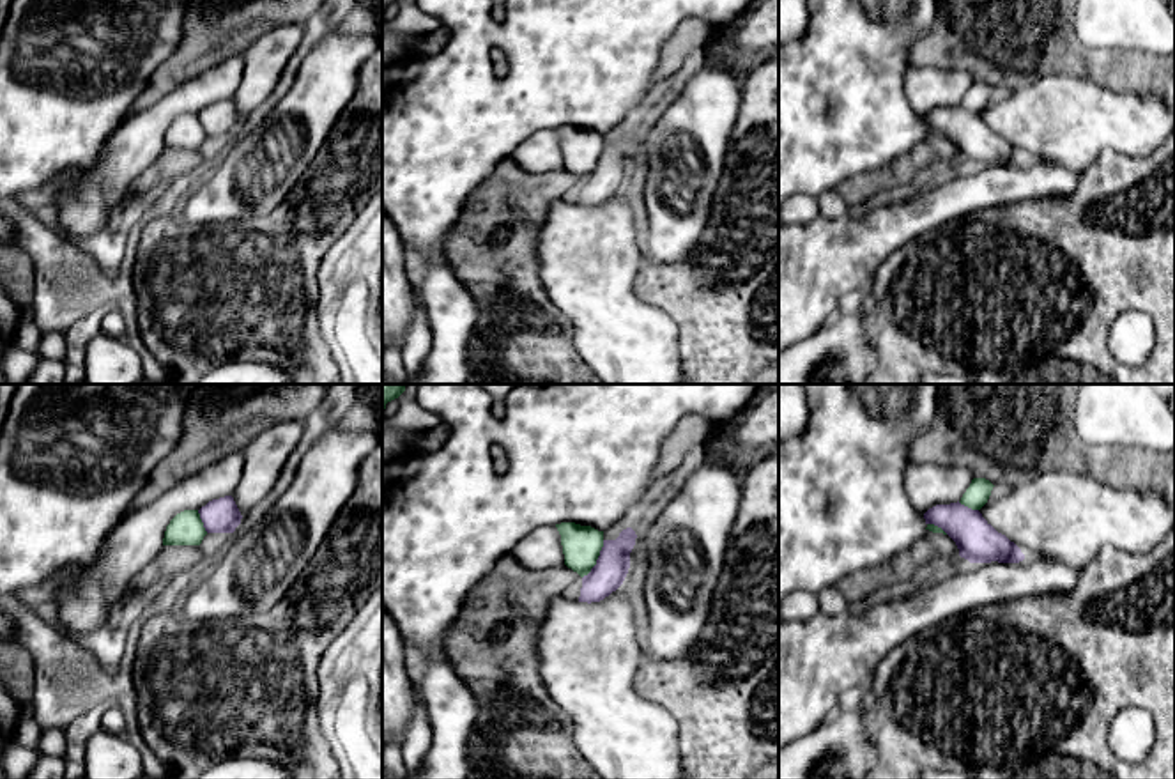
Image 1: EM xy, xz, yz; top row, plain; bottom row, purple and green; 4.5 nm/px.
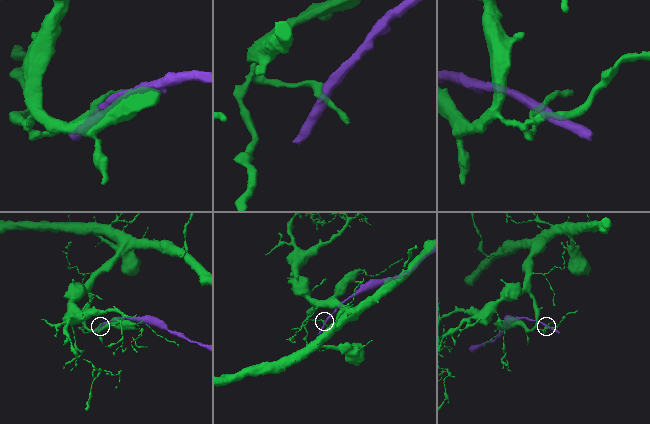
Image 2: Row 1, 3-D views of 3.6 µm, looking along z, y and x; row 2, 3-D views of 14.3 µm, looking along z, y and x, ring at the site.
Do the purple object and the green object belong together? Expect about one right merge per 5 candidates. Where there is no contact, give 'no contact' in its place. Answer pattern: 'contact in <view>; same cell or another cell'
contact in xz; another cell

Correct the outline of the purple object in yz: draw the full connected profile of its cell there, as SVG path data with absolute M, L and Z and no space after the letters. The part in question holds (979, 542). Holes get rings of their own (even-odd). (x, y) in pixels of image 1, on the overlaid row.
M936 505L924 513L925 524L941 528L957 545L959 556L970 563L1019 563L1021 549L998 533L979 510L964 505Z

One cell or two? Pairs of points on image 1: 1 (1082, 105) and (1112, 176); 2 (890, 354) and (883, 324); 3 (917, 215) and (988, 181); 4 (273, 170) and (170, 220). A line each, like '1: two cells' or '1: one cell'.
1: two cells
2: one cell
3: one cell
4: two cells

